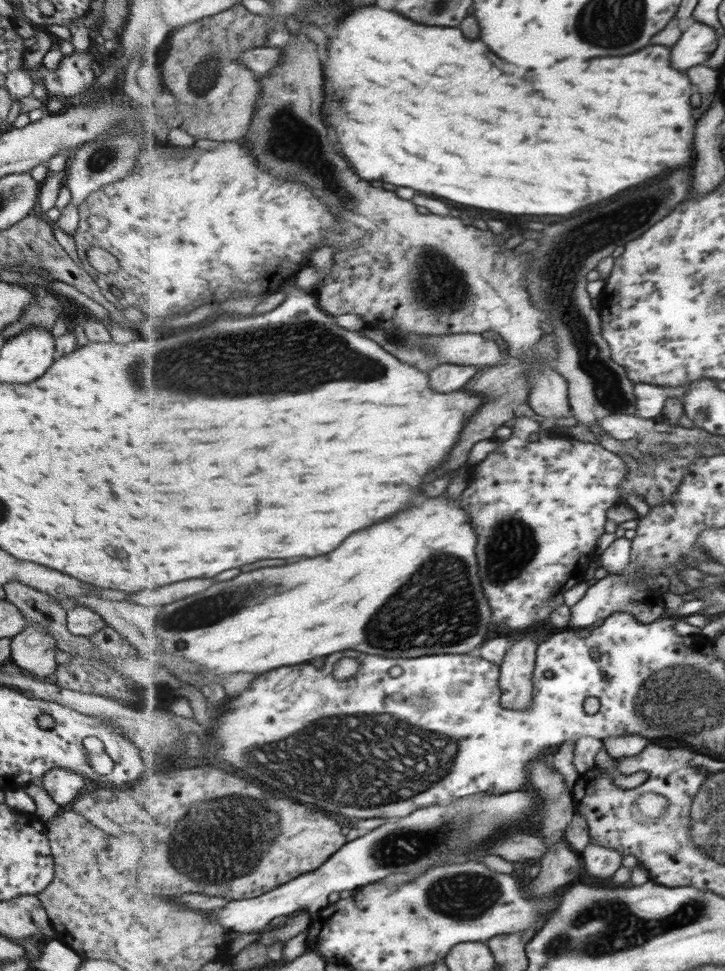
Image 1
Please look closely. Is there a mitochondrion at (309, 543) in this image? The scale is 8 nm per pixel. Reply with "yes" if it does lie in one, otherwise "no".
no

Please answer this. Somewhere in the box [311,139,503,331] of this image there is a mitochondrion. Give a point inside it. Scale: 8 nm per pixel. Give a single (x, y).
(436, 285)

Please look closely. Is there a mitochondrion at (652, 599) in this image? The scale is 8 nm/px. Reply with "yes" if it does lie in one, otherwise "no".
no

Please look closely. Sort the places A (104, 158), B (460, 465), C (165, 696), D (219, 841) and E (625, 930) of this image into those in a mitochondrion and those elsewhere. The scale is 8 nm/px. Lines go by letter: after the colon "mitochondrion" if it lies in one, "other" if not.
A: mitochondrion
B: other
C: other
D: mitochondrion
E: mitochondrion

